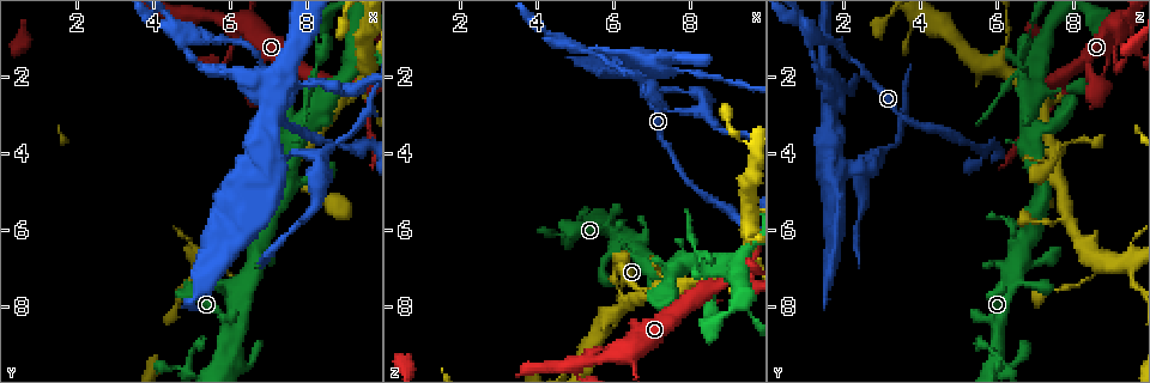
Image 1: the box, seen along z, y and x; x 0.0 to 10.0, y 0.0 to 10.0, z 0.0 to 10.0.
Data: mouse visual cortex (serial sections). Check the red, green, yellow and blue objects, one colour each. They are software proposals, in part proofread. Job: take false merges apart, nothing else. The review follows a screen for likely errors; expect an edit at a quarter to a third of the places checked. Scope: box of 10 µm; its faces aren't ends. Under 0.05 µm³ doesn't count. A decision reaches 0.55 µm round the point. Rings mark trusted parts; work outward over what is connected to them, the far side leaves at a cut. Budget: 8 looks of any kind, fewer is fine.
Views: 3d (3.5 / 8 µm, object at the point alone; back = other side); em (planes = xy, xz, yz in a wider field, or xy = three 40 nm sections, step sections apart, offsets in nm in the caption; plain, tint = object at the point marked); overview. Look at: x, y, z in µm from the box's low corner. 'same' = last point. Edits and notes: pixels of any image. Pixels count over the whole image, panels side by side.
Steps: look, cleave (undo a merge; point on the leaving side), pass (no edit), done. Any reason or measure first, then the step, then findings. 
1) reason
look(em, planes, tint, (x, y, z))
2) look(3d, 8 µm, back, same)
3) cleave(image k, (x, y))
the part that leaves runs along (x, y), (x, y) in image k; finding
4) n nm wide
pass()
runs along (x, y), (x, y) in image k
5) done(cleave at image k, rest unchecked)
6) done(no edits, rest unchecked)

look(3d, 8 µm, back, (8.25, 0.85, 6.90))

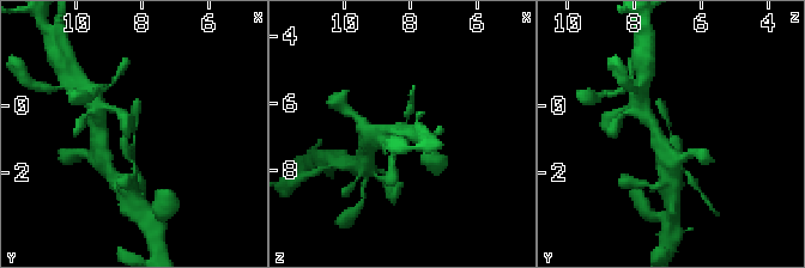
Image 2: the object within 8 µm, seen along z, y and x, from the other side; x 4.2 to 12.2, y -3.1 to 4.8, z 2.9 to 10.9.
arms of 150, 200 nm
look(em, xy, step 1, tint, same)

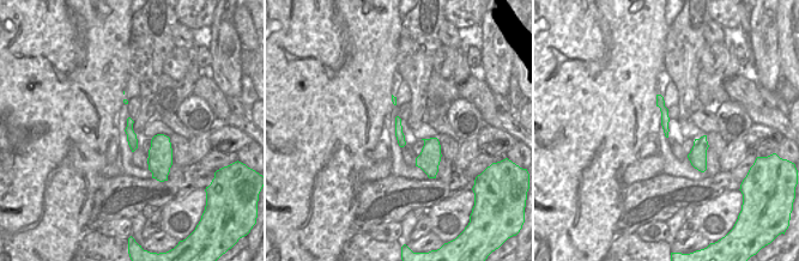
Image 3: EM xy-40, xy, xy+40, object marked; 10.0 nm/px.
cleave(image 2, (410, 109))
a second cell is stuck on

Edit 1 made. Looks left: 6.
see it whole again
look(overview)

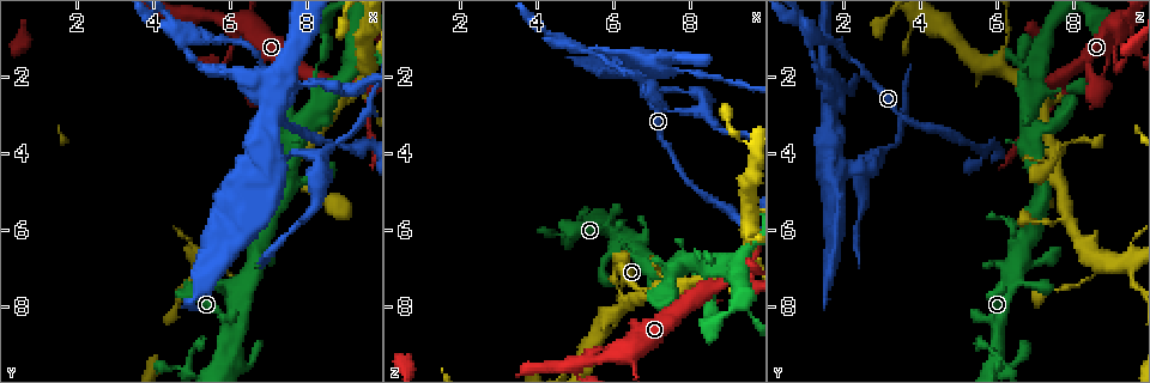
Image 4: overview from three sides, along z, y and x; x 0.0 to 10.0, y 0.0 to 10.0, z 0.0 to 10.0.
calibre changes
look(3d, 3.5 µm, back, (6.25, 0.90, 9.25))

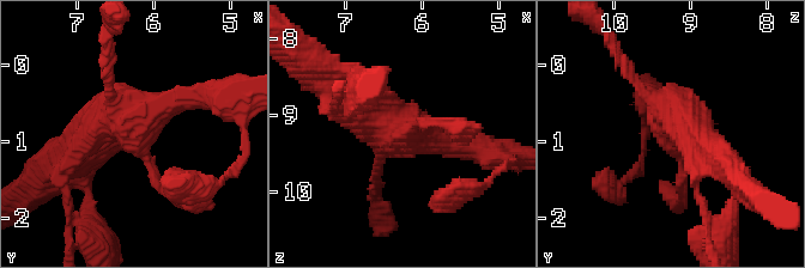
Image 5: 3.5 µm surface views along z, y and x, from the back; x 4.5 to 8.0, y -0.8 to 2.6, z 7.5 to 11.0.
look(em, xy, step 2, tint, (6.15, 0.90, 9.20))

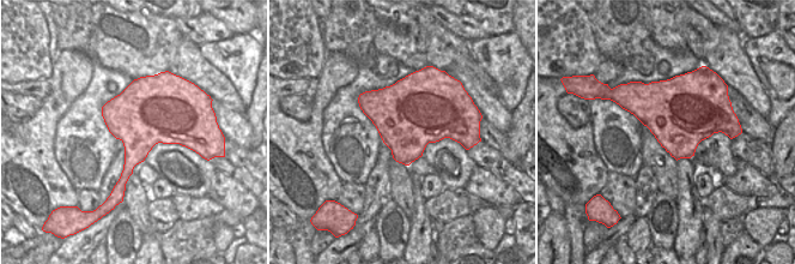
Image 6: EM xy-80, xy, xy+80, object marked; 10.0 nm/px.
pass()
runs along (353, 104), (401, 132), (445, 125) in image 5; continuous, no second cell

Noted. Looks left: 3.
done(cleave at image 2, rest unchecked)

